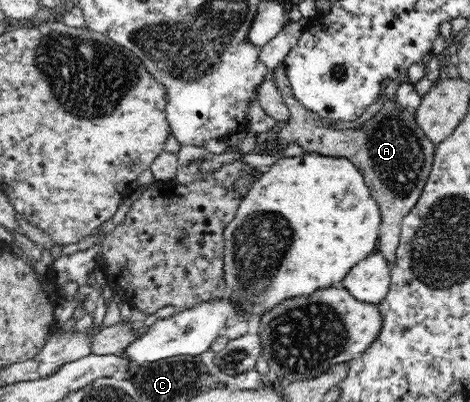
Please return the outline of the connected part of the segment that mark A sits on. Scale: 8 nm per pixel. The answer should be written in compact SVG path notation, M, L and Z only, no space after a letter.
M284 63L271 70L270 77L277 83L291 113L286 127L278 134L278 139L286 144L296 142L308 153L345 158L359 169L369 188L373 188L372 195L380 206L382 220L377 249L393 265L403 217L415 206L429 178L434 160L435 145L427 139L421 127L417 126L414 111L397 107L395 101L388 101L375 116L364 122L364 129L360 131L331 129L325 127L325 121L303 107L301 101L295 98Z

